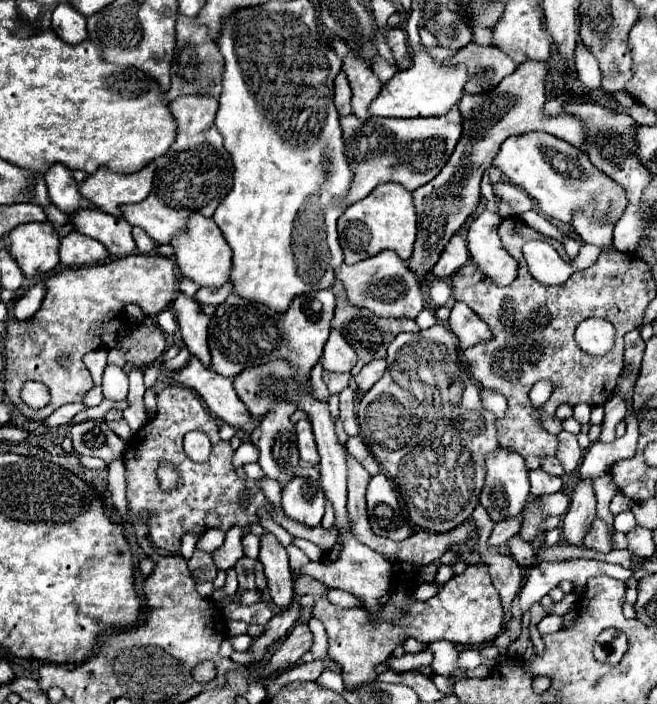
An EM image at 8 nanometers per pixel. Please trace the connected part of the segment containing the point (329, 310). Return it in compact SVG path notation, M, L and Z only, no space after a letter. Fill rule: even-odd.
M331 290L311 292L295 298L285 314L267 314L267 306L251 304L237 294L231 294L219 304L209 326L209 348L213 356L213 370L223 376L235 376L249 366L267 364L283 358L295 370L299 384L309 382L313 366L323 356L323 346L331 332L331 318L335 312L335 296Z

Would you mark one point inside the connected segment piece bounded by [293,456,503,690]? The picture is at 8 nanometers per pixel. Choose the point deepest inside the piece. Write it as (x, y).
(468, 611)

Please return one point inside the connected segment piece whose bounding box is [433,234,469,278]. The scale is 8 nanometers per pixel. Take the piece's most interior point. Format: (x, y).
(456, 255)

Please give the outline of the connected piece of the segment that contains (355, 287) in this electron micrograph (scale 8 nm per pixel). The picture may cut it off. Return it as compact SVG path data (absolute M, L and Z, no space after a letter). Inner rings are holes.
M383 250L381 254L377 254L373 258L365 258L351 266L341 264L339 268L335 268L335 276L343 282L349 302L359 308L371 310L375 316L417 318L417 314L425 308L421 286L419 286L415 274L411 274L411 270L407 270L407 262L401 260L391 250ZM391 294L399 294L399 296L391 302Z

